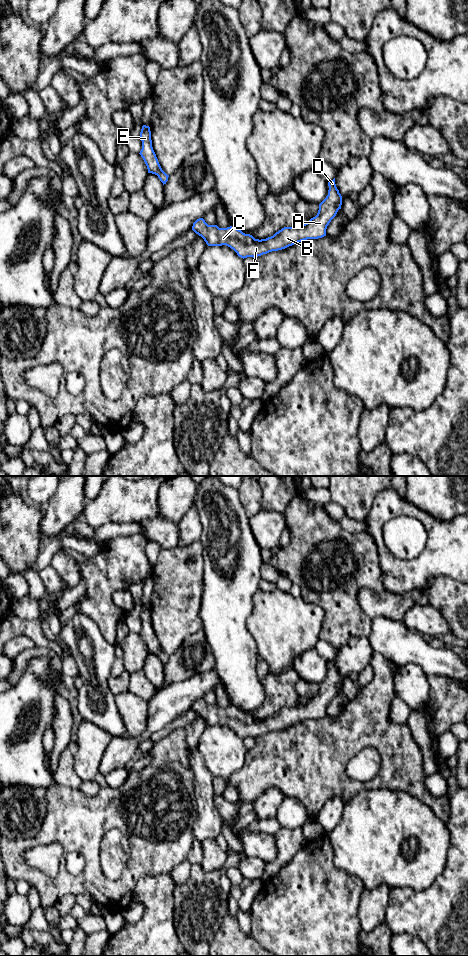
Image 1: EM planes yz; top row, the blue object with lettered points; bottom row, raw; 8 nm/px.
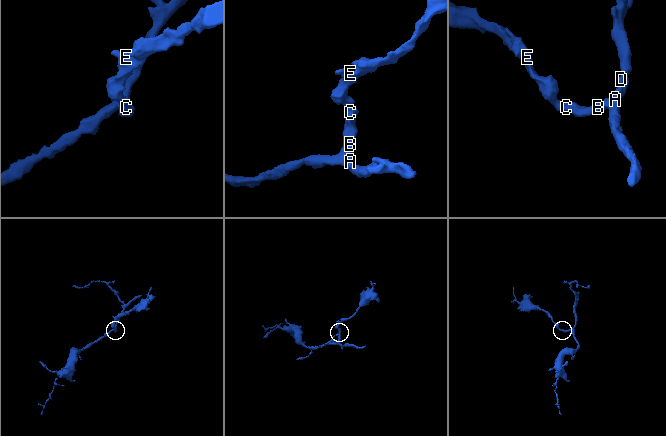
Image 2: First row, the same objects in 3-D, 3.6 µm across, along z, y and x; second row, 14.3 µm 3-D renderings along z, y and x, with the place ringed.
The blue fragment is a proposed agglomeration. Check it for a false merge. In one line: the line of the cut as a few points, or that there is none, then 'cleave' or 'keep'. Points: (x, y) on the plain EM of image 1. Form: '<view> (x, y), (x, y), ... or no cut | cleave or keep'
no cut | keep

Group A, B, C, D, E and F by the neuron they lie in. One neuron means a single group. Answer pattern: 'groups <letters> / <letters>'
groups A B C D E F

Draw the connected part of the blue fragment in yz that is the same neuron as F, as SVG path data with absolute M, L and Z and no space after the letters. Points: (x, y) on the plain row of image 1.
M335 658L328 662L326 678L319 684L315 697L307 703L294 707L284 707L266 719L255 719L235 707L219 708L208 705L203 698L197 699L192 710L201 716L208 726L226 725L241 738L257 738L272 731L278 731L307 719L318 719L326 716L326 709L342 685L342 676L335 664Z

